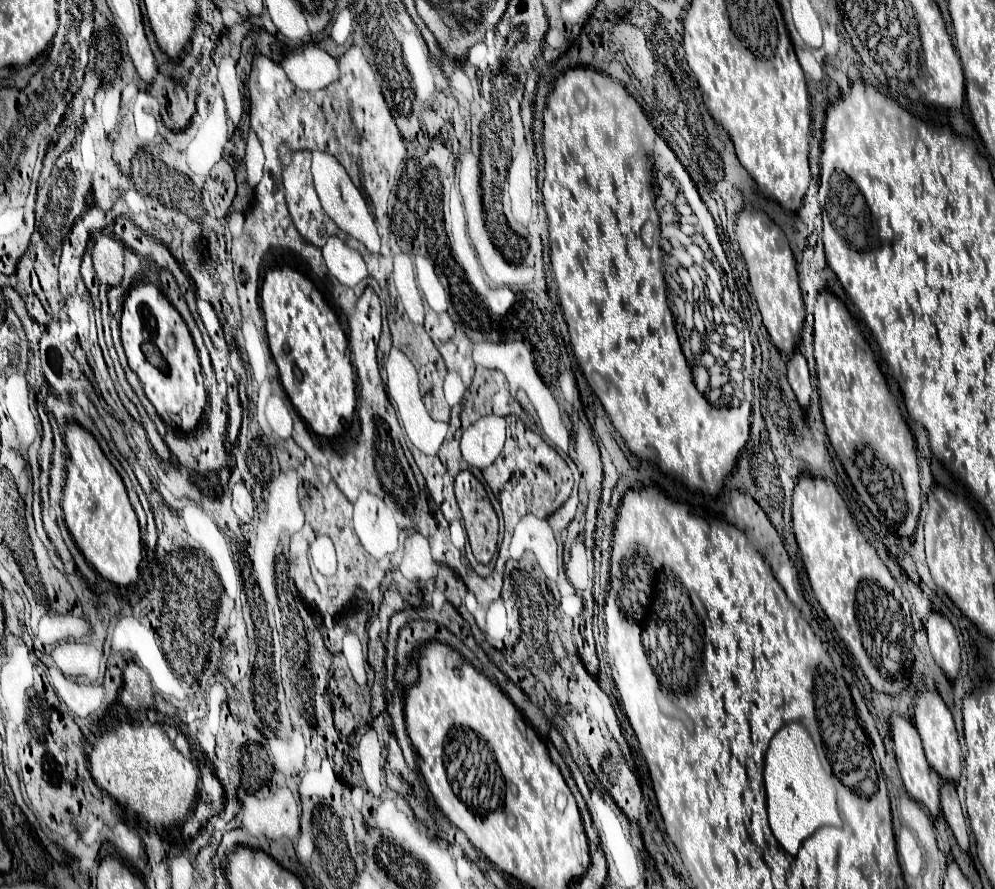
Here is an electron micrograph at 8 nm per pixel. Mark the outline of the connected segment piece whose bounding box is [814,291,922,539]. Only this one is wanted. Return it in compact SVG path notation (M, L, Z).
M822 291L814 305L814 357L826 433L856 493L872 515L900 539L912 537L922 497L914 435L902 419L856 321L830 291Z

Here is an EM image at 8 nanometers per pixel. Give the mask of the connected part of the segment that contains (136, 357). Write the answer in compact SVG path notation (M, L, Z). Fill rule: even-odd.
M138 283L134 289L130 289L124 307L122 307L122 321L120 321L120 333L122 333L122 345L128 357L128 365L138 375L142 389L150 403L154 405L156 413L162 417L166 425L170 425L176 431L192 431L198 423L198 419L204 413L206 407L206 391L202 385L202 371L198 353L194 347L194 341L186 329L186 323L182 321L180 313L166 301L166 297L152 285L152 283ZM142 343L154 343L164 359L168 361L168 375L160 373L156 367L152 367L144 353L138 353Z

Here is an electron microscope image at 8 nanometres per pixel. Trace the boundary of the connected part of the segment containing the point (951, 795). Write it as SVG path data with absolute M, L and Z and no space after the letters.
M950 781L942 783L940 795L942 795L942 813L944 813L944 819L946 819L948 827L952 829L952 833L954 833L960 849L968 851L970 837L968 837L968 827L964 823L964 815L962 815L962 809L960 809L960 801L958 801L958 795L956 795L956 785L950 783Z

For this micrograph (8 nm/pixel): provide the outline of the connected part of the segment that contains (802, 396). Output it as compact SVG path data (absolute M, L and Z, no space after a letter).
M794 351L788 359L788 383L792 391L796 393L796 399L802 409L808 409L810 405L810 393L812 393L812 383L810 383L810 373L806 365L806 357L800 351Z

